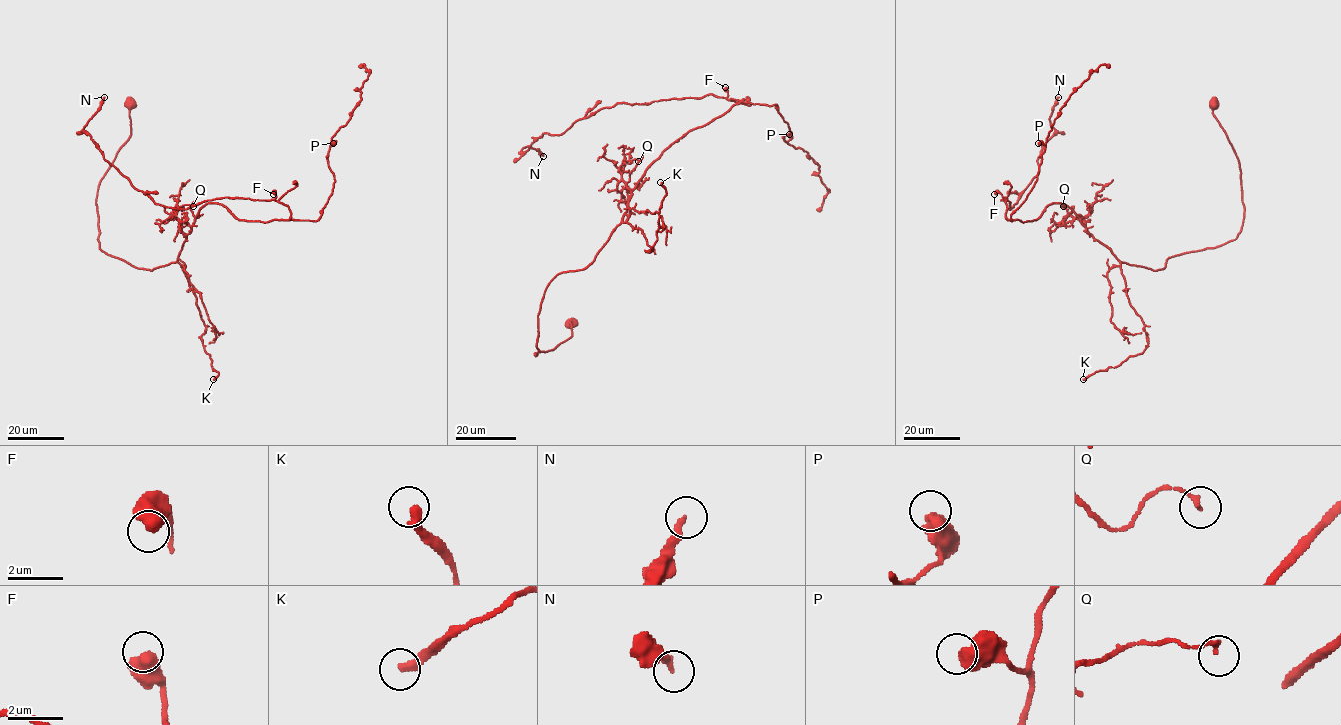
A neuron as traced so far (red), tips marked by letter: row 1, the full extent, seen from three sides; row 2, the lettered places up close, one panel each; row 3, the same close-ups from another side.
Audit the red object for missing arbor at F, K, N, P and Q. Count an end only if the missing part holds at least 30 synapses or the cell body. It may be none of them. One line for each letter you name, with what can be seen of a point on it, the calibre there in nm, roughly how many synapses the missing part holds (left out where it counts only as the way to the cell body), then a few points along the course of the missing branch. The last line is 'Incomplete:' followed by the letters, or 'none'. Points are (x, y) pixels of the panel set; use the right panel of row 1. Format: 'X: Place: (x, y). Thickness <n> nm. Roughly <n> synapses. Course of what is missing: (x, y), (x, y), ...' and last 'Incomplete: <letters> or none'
Incomplete: none

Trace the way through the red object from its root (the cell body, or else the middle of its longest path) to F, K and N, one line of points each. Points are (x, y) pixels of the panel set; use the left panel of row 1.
F: (128, 105), (97, 192), (102, 251), (152, 270), (177, 260), (208, 203), (288, 219), (273, 194)
K: (128, 105), (130, 134), (98, 188), (99, 248), (140, 268), (181, 265), (213, 379)
N: (128, 105), (102, 251), (174, 263), (211, 202), (290, 218), (273, 200), (156, 204), (84, 129), (104, 97)

